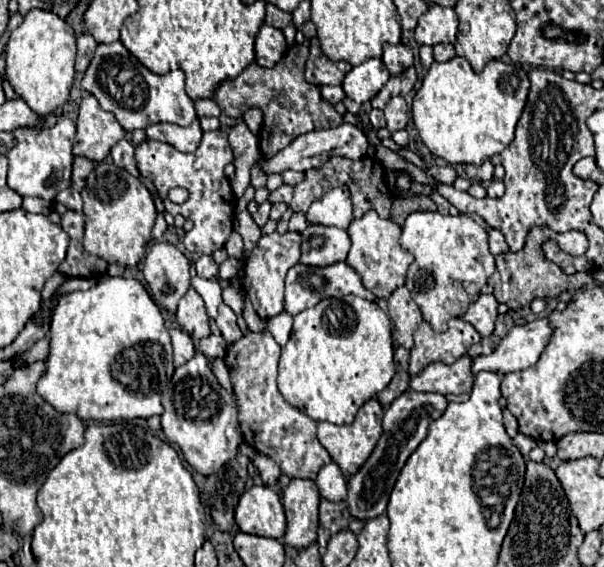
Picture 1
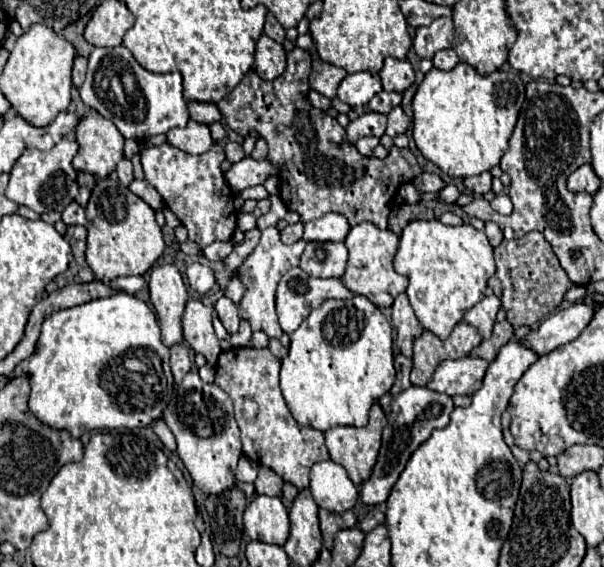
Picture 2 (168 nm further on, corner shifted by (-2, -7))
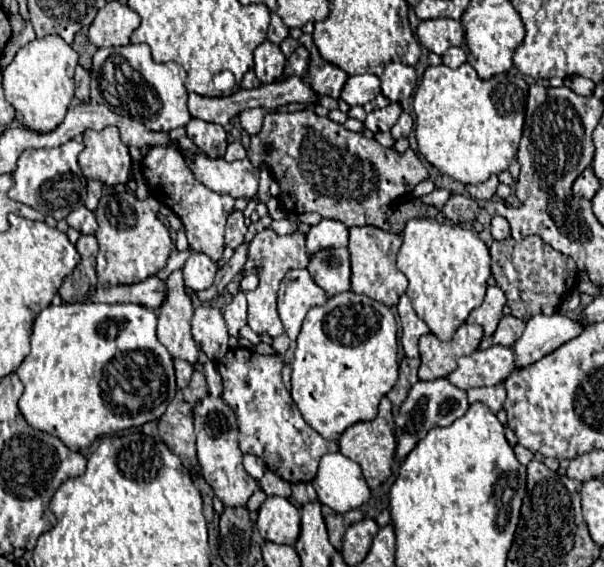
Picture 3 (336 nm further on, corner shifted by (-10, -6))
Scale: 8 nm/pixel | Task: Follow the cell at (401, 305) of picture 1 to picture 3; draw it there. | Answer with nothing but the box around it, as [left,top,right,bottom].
[397,295,429,359]

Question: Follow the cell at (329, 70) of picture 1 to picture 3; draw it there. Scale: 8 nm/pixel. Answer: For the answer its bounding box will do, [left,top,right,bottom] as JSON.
[297,33,347,99]

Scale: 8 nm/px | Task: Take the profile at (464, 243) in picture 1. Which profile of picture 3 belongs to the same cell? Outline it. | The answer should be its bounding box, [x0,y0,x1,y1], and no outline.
[397,219,491,341]

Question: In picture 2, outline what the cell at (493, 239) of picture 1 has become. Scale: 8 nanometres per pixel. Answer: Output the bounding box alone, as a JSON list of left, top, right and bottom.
[485,222,503,248]

